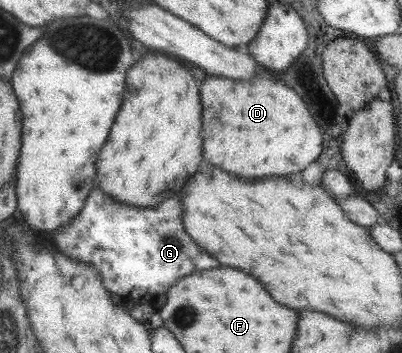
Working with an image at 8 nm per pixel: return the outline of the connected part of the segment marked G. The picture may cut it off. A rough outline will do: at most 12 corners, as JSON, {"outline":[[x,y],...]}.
{"outline":[[94,186],[51,241],[103,288],[152,303],[219,266],[172,196],[139,209]]}

